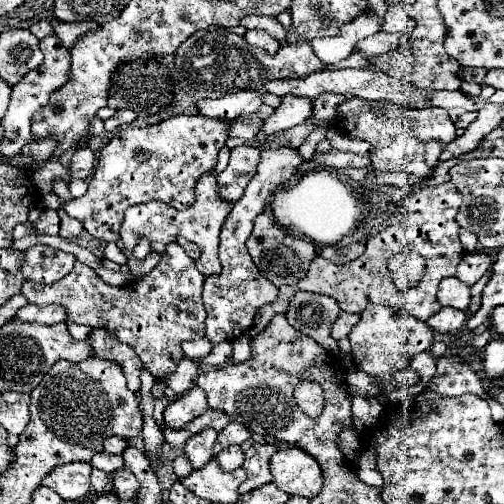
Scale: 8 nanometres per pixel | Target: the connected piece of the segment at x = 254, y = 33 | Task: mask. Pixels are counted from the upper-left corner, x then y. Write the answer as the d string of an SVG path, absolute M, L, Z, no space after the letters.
M251 29L251 31L247 31L247 33L245 33L245 39L247 39L251 45L255 45L255 47L265 49L267 53L277 53L277 49L281 47L281 43L279 43L277 39L273 39L269 33L265 33L265 31L261 31L261 29Z

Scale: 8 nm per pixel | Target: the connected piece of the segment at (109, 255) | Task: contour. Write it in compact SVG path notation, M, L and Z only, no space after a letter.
M109 243L103 251L103 259L109 259L109 261L115 261L119 265L125 265L127 263L127 257L119 251L119 247L115 243Z

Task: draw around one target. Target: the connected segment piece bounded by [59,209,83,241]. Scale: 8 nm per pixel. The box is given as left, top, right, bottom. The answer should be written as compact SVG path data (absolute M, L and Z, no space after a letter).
M59 209L59 217L61 217L61 237L63 239L69 239L69 241L73 241L79 233L81 233L81 229L83 229L83 225L77 221L77 219L73 219L73 217L69 217L65 211L61 211Z

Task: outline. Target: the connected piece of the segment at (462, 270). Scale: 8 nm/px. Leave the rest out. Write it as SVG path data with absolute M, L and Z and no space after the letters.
M485 251L465 253L457 265L457 277L469 285L475 285L491 267L491 257Z

